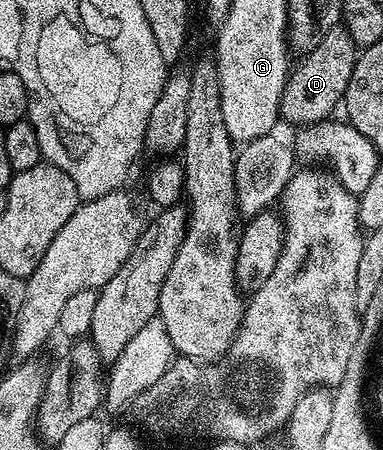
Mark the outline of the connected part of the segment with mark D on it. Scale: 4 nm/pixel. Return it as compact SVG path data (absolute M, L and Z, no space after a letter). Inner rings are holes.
M341 25L329 29L329 33L325 33L325 37L321 37L321 41L317 41L317 45L311 51L306 52L302 56L303 59L299 64L290 68L287 84L281 93L279 101L279 118L285 124L295 123L296 128L308 127L314 123L321 123L332 118L331 115L342 104L343 95L347 91L349 85L349 77L353 77L353 65L357 48L355 42L349 37L349 33Z

